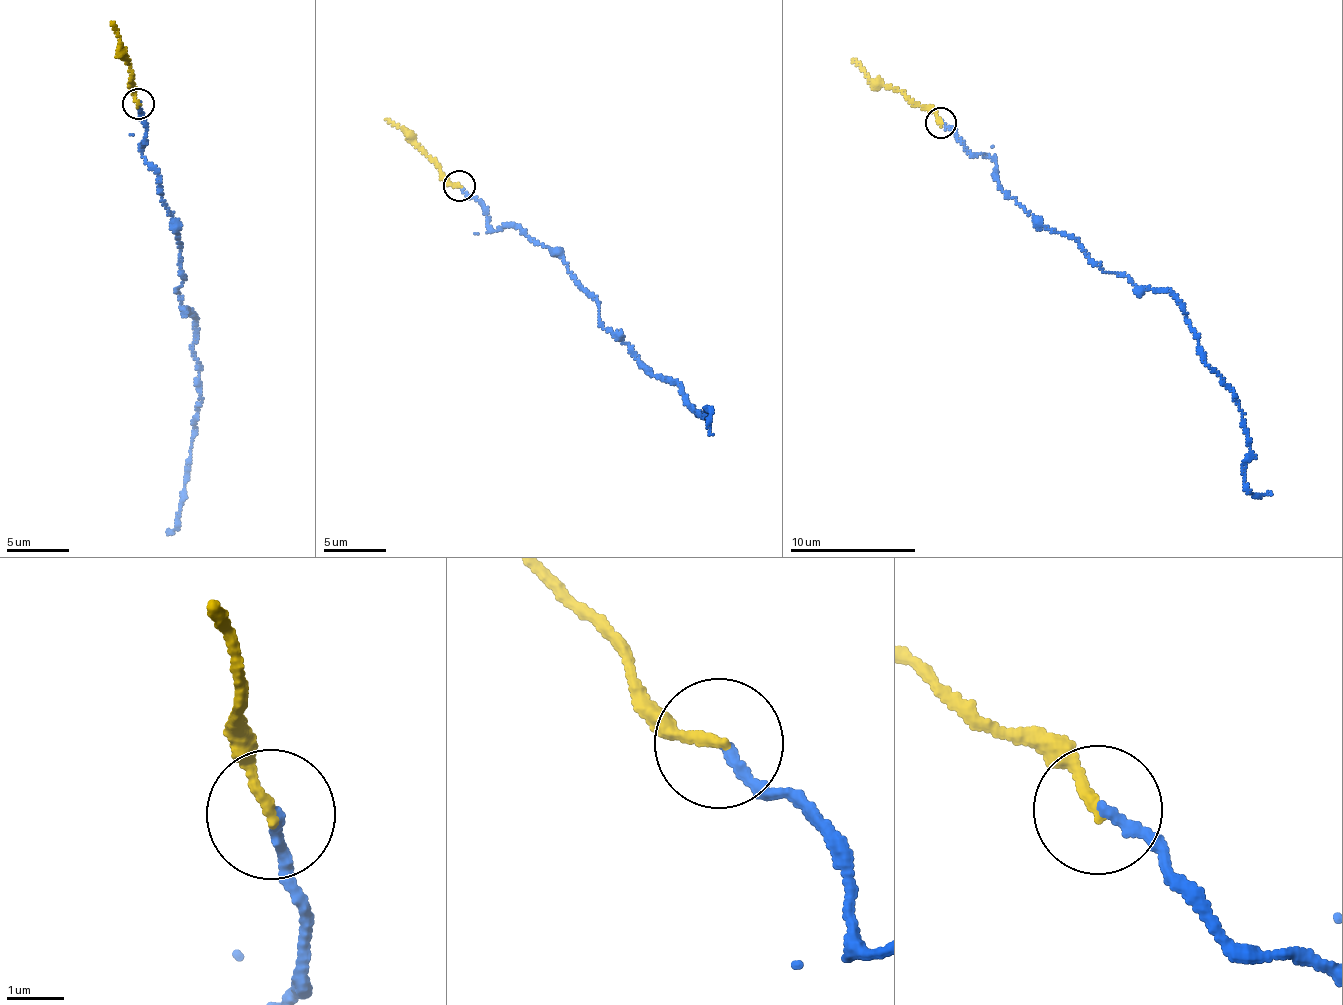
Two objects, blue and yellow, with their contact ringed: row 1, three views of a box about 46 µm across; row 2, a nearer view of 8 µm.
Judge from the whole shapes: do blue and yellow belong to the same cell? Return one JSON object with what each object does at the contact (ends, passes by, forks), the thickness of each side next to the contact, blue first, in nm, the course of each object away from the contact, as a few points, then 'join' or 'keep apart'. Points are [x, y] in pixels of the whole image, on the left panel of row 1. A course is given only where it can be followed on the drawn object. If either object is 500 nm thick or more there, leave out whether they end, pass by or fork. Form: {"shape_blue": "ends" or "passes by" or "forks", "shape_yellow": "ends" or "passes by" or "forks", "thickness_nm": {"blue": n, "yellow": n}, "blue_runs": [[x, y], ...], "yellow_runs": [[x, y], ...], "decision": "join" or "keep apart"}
{"shape_blue": "ends", "shape_yellow": "ends", "thickness_nm": {"blue": 170, "yellow": 180}, "blue_runs": [[137, 104], [142, 154], [178, 230], [175, 288], [196, 328], [201, 402], [178, 523], [167, 529]], "yellow_runs": [[137, 104], [125, 54], [111, 22]], "decision": "join"}

